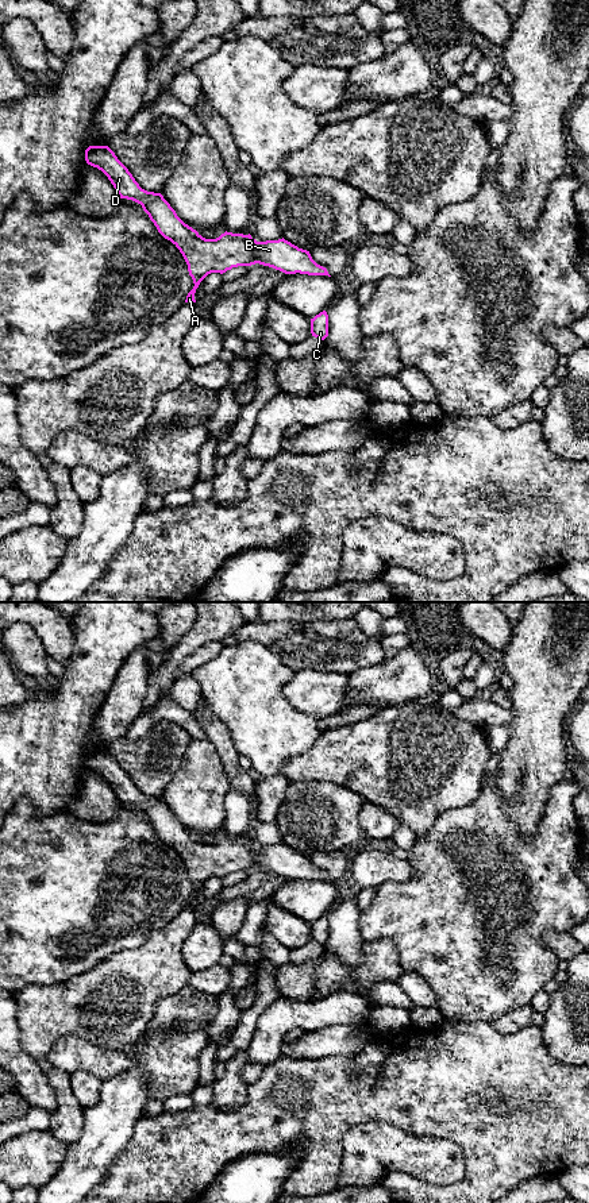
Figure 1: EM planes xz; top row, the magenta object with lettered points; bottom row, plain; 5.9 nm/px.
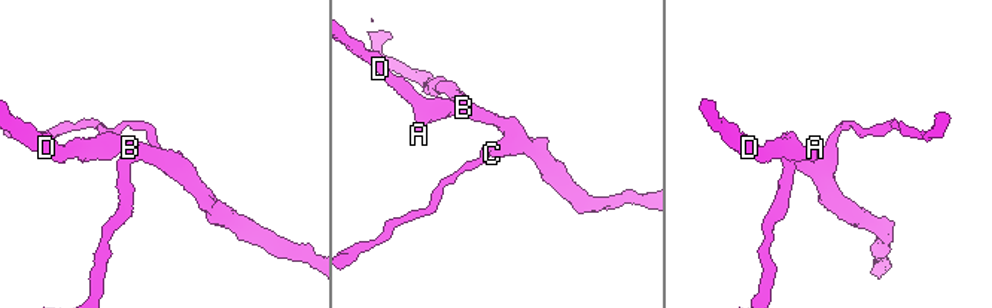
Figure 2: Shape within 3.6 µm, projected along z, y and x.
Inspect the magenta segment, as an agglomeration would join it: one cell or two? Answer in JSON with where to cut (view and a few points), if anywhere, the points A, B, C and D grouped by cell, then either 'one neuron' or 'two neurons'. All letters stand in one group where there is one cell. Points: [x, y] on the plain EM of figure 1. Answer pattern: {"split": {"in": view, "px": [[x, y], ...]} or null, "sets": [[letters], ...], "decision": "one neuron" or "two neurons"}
{"split": null, "sets": [["A", "B", "C", "D"]], "decision": "one neuron"}

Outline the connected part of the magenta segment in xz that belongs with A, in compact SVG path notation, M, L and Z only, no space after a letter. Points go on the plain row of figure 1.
M89 751L85 755L85 766L108 782L120 803L140 809L158 837L180 855L195 888L185 907L196 907L196 894L208 879L223 879L238 871L259 868L285 879L331 882L326 872L312 864L309 856L299 853L284 843L257 847L250 838L227 836L216 844L203 843L177 821L161 798L142 794L108 751Z

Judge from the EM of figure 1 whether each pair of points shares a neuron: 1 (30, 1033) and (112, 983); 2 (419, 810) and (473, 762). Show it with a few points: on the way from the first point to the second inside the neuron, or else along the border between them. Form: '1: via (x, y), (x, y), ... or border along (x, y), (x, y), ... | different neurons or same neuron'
1: via (50, 1013), (92, 1001) | same neuron
2: via (432, 797), (459, 770) | same neuron

